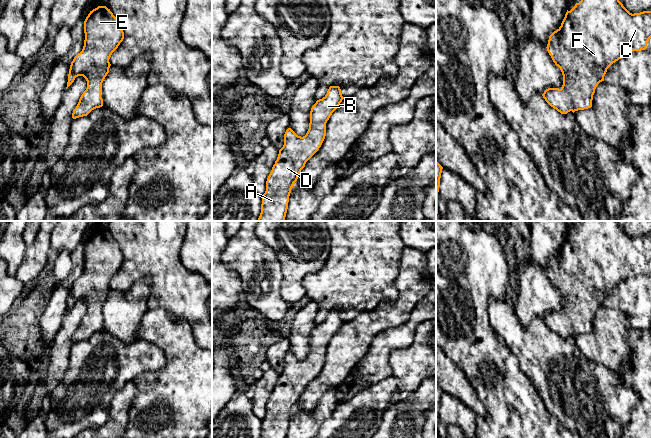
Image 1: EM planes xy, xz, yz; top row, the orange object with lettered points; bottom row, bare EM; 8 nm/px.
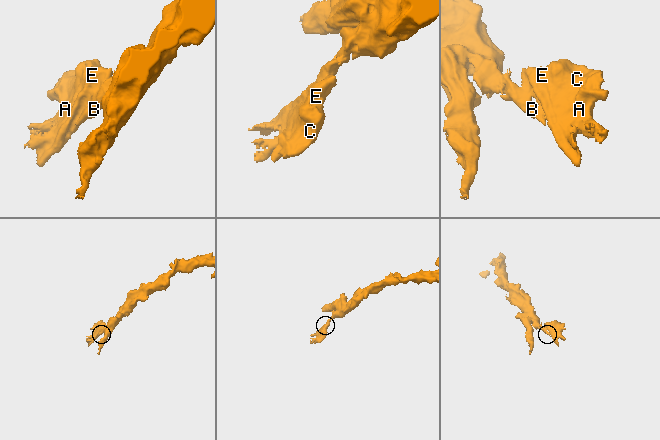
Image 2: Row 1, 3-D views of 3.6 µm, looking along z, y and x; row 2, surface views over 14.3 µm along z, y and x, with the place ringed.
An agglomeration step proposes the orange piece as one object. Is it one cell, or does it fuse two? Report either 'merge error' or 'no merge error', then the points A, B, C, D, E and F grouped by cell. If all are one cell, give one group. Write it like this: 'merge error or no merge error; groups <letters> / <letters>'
merge error; groups A C D E F / B

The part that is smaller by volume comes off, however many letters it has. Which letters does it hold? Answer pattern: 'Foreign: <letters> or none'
Foreign: A, C, D, E, F

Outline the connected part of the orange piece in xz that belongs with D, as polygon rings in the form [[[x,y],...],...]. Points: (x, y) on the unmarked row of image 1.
[[[316,346],[307,355],[306,359],[298,360],[291,352],[284,358],[284,369],[279,374],[275,388],[266,405],[266,415],[262,419],[260,438],[286,438],[289,420],[294,407],[297,405],[306,386],[319,374],[326,360],[326,347]]]

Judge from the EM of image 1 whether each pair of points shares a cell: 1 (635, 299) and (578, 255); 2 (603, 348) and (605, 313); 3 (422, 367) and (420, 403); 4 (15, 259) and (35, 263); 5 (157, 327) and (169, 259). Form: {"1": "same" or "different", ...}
{"1": "same", "2": "same", "3": "different", "4": "different", "5": "different"}

